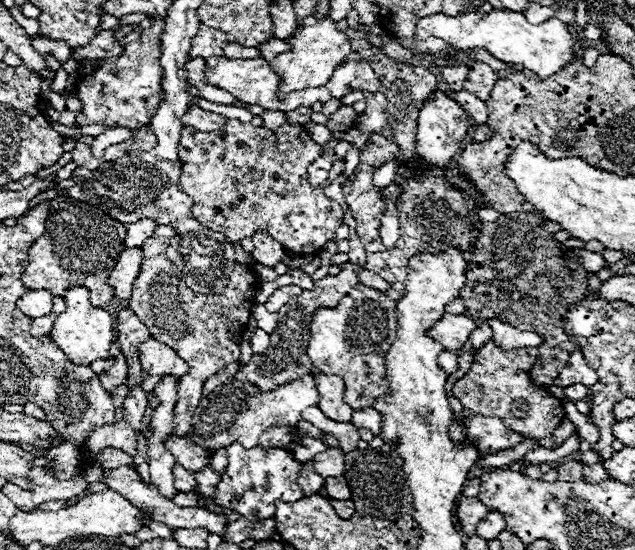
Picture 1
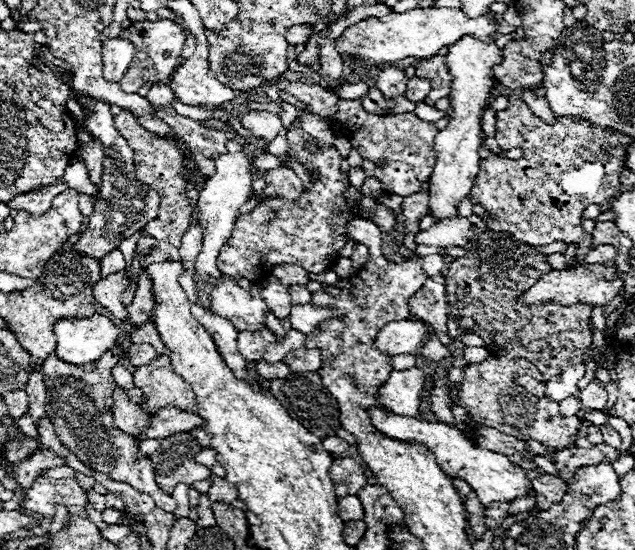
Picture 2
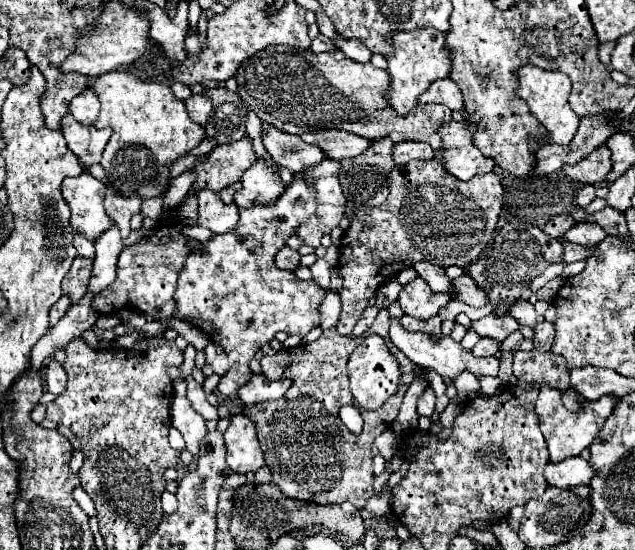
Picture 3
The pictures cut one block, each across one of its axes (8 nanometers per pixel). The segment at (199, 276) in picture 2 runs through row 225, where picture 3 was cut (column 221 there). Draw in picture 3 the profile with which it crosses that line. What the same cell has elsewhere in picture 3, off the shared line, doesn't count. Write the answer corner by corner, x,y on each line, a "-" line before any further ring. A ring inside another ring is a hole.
210,190
198,192
198,226
210,228
214,234
226,234
234,230
238,222
238,206
224,204
218,194

